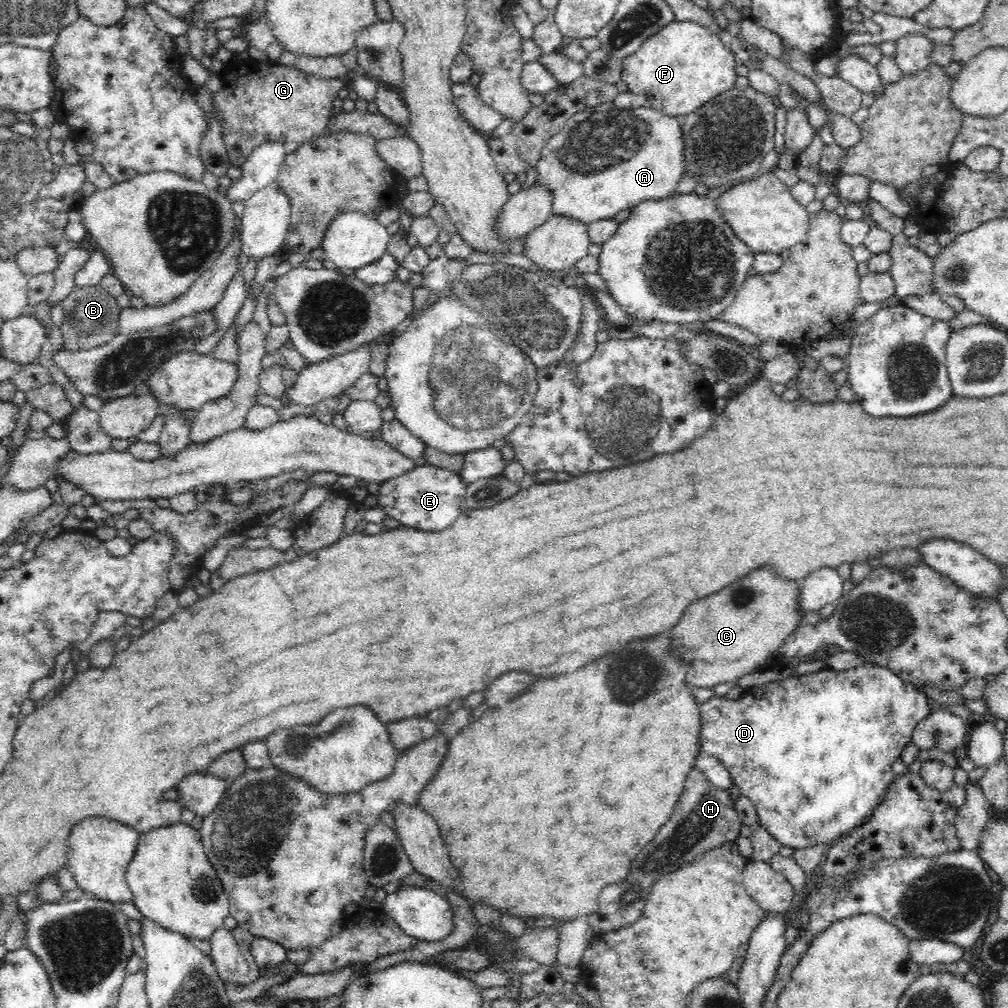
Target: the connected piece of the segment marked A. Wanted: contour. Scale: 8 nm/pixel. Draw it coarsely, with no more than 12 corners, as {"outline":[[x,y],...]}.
{"outline":[[594,112],[552,135],[535,184],[586,226],[673,195],[676,116]]}

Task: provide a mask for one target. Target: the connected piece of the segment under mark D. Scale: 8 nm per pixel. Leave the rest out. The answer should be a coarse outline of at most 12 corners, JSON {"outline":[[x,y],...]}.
{"outline":[[872,663],[700,703],[794,849],[864,824],[931,713]]}

